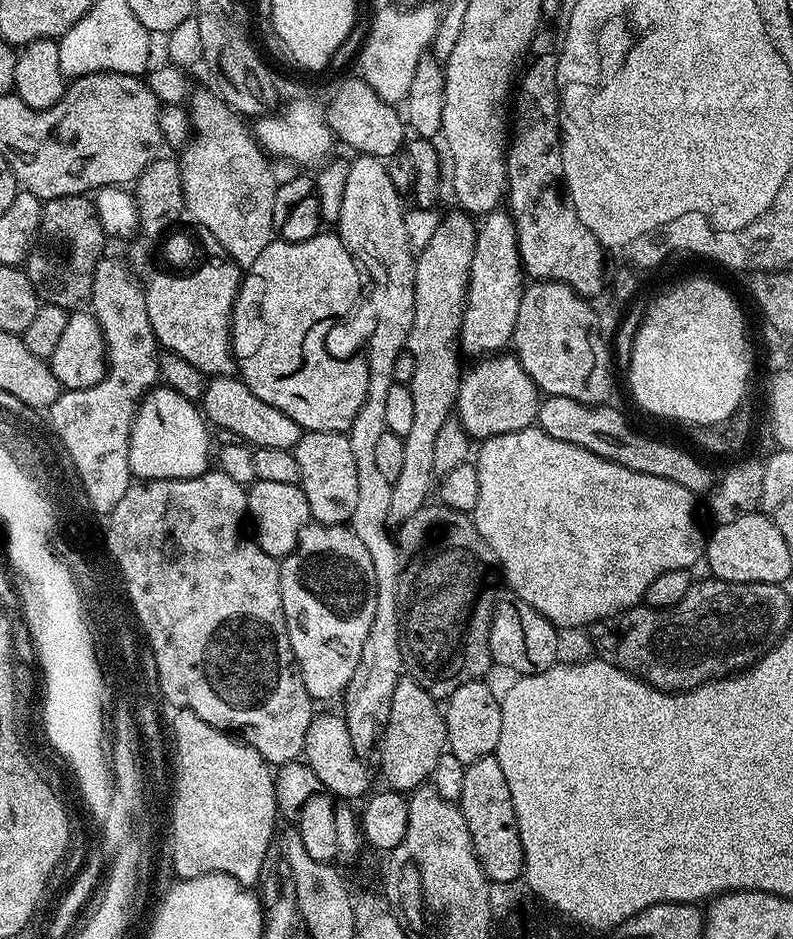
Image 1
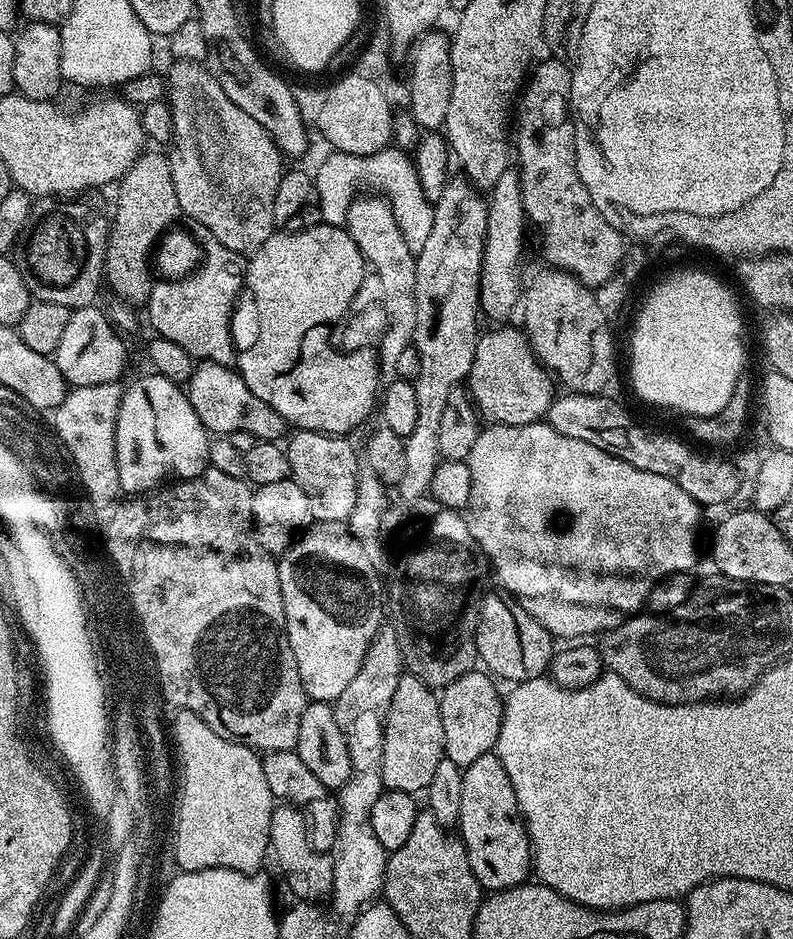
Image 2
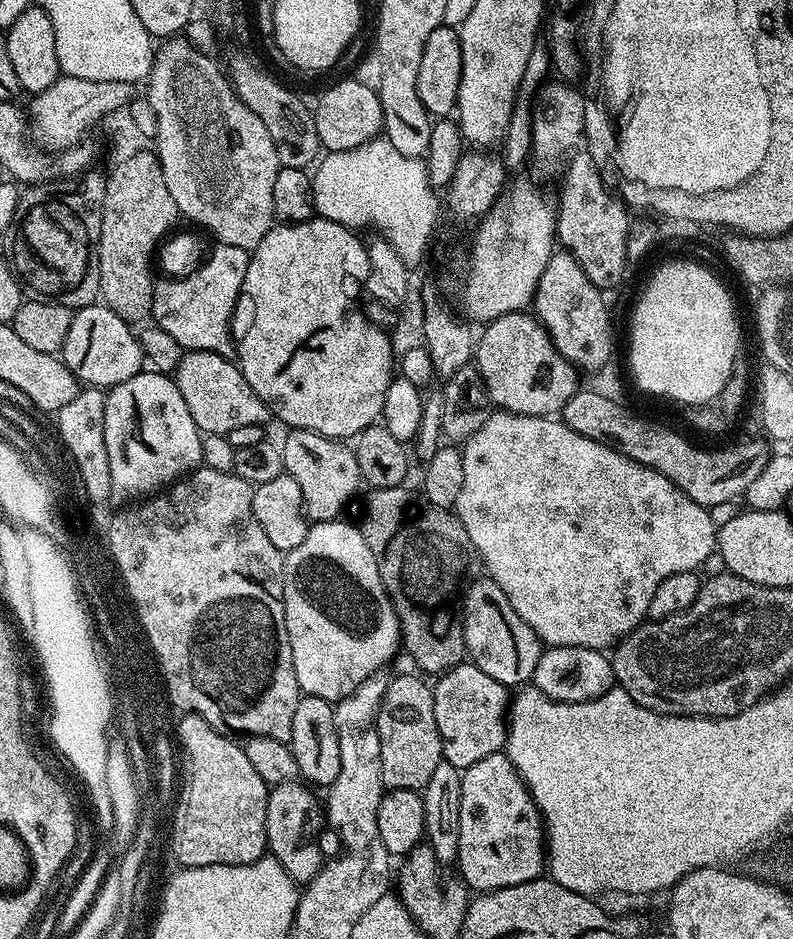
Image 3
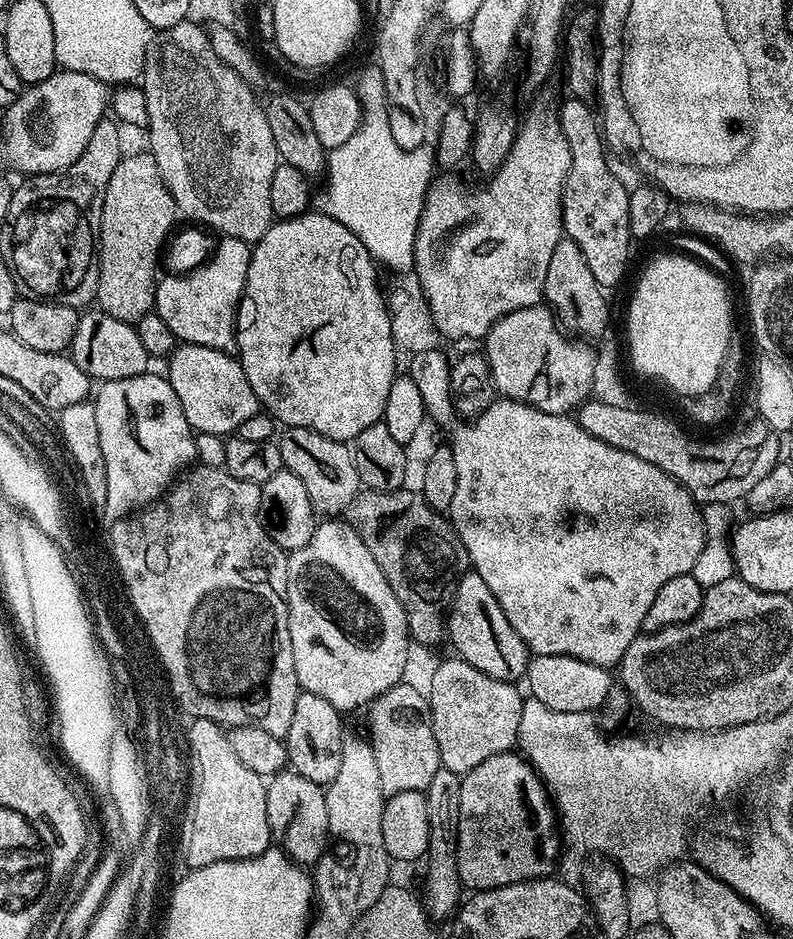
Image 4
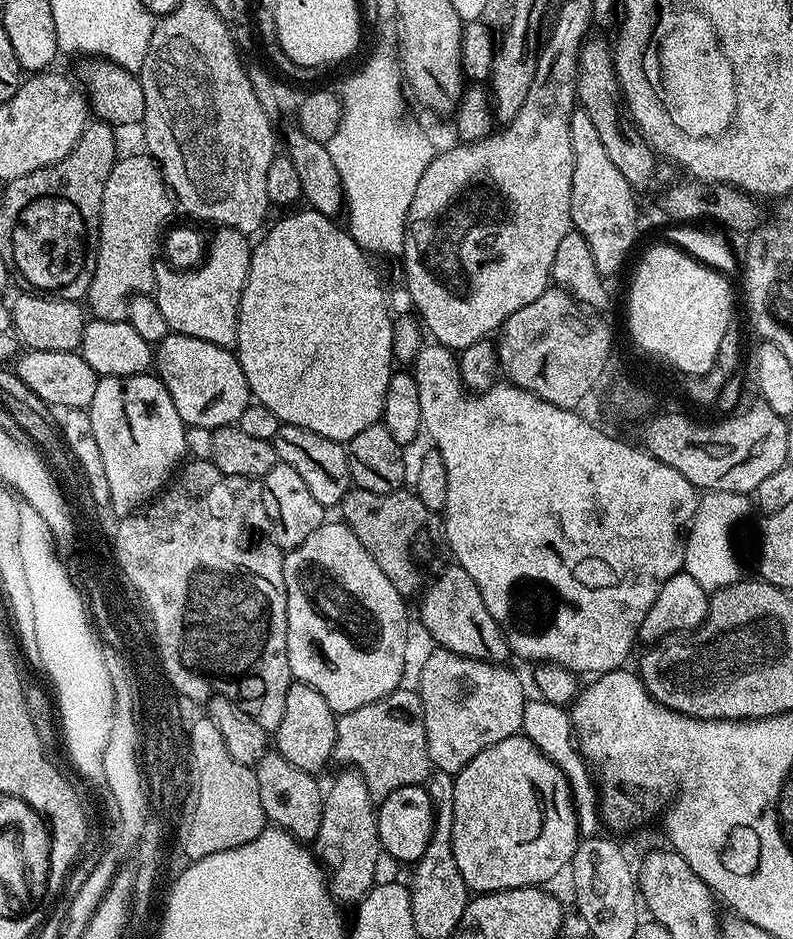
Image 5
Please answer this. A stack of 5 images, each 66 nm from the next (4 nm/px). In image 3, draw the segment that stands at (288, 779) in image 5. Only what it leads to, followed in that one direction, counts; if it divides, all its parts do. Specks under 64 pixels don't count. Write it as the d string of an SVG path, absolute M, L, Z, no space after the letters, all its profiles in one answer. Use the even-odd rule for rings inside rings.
M287 780L269 791L266 802L267 851L300 886L314 879L326 863L326 857L317 843L322 831L322 804L316 801L311 790L307 783Z

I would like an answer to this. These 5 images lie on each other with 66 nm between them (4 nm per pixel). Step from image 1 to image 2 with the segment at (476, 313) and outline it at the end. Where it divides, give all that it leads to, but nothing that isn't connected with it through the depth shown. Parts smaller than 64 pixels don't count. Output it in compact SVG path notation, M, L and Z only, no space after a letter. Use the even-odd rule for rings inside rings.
M509 166L498 178L498 182L490 190L487 197L488 221L486 222L486 238L484 239L484 253L482 254L482 270L480 271L480 311L488 315L492 322L504 322L512 312L512 307L517 307L522 296L522 276L520 280L520 255L524 252L524 228L526 217L522 200L522 186L515 167Z

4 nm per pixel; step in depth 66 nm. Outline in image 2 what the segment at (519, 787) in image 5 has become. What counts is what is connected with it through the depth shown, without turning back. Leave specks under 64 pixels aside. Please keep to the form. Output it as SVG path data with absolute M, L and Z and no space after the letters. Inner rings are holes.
M490 751L470 762L463 774L458 835L468 855L470 870L474 870L474 878L478 878L481 889L492 892L503 892L505 888L525 883L533 871L532 843L528 840L528 827L520 815L514 786L510 786L502 762L495 751Z

